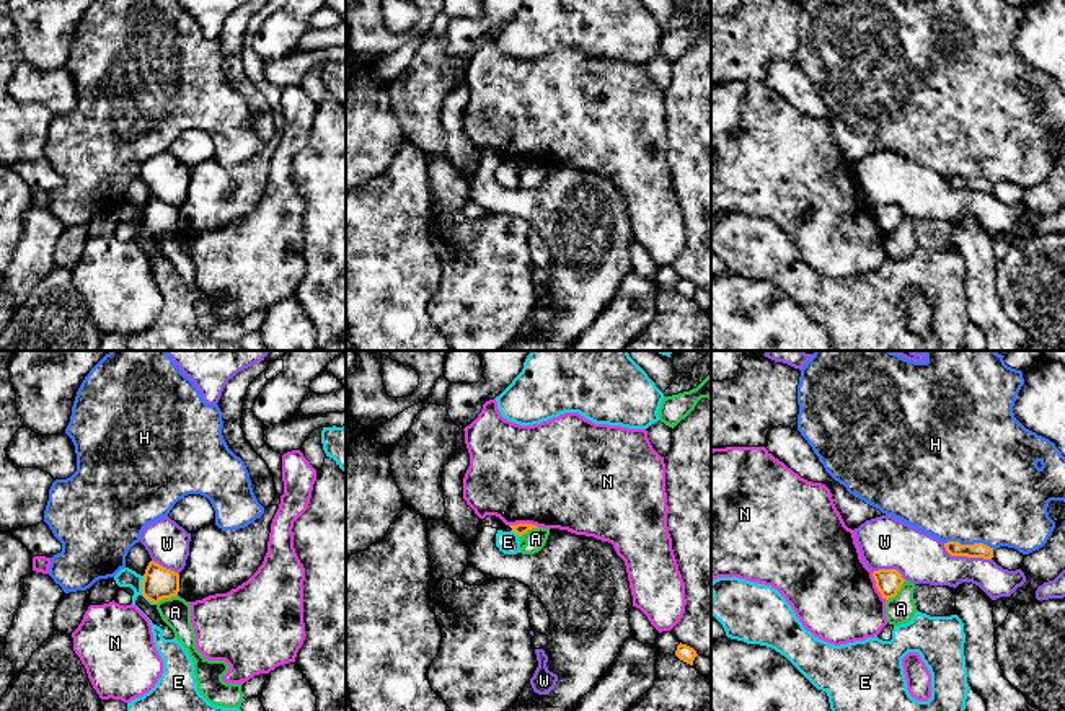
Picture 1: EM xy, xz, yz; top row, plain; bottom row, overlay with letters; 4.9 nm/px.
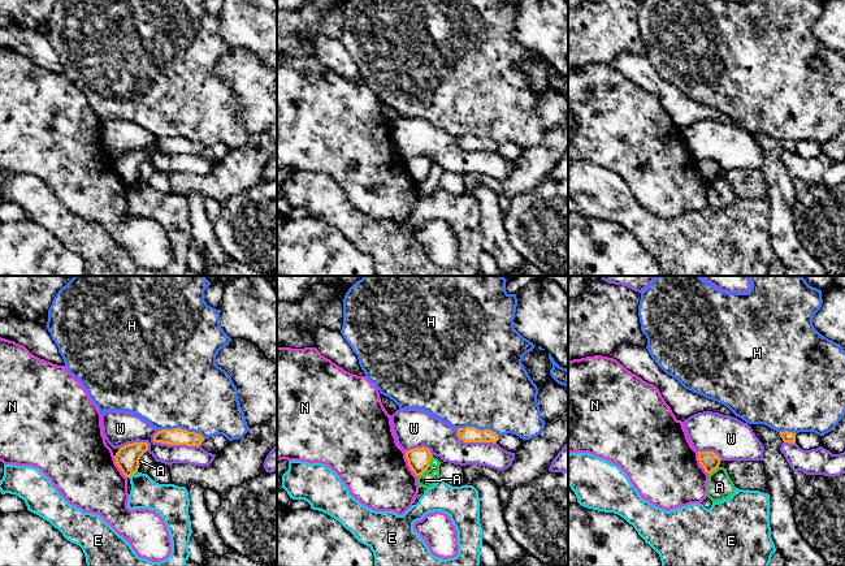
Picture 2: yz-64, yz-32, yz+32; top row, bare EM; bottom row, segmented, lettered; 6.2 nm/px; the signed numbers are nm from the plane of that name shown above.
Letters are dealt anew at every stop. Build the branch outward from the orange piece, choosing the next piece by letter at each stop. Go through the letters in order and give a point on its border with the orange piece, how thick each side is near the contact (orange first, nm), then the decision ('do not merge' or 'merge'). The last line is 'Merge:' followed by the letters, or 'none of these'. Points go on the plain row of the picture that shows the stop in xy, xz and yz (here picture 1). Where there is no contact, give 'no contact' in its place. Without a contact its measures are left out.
A: yz (899, 224) | 130/140 nm | do not merge
E: xy (142, 225) | 160/100 nm | do not merge
H: yz (969, 180) | 80/480 nm | do not merge
N: yz (876, 220) | 130/420 nm | do not merge
W: yz (966, 189) | 80/240 nm | do not merge
Merge: none of these

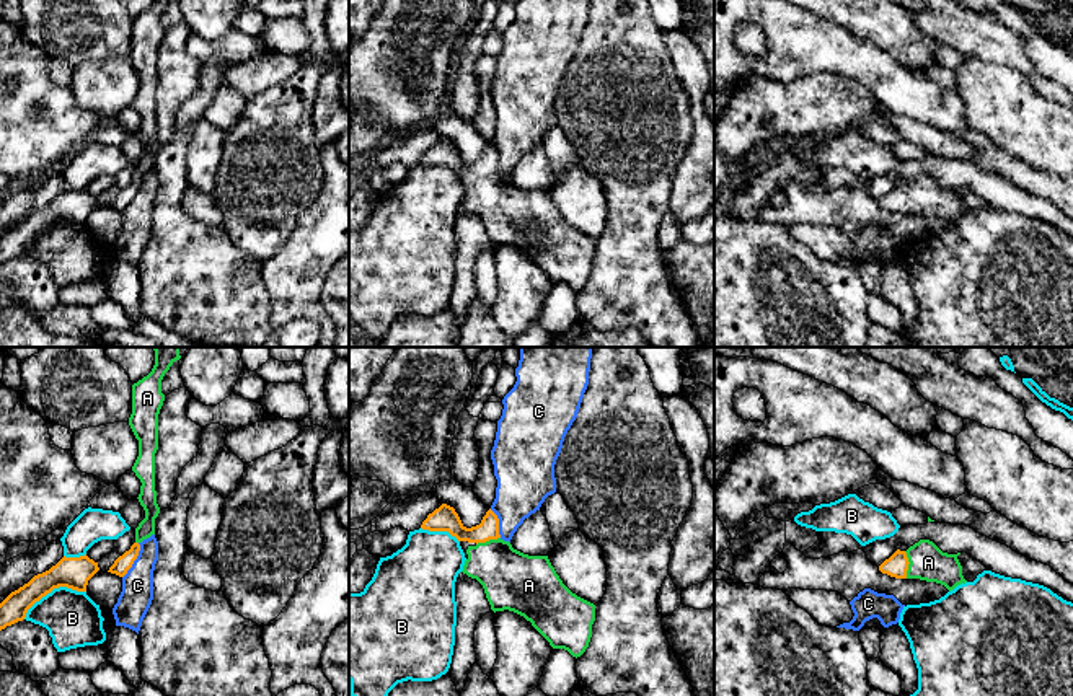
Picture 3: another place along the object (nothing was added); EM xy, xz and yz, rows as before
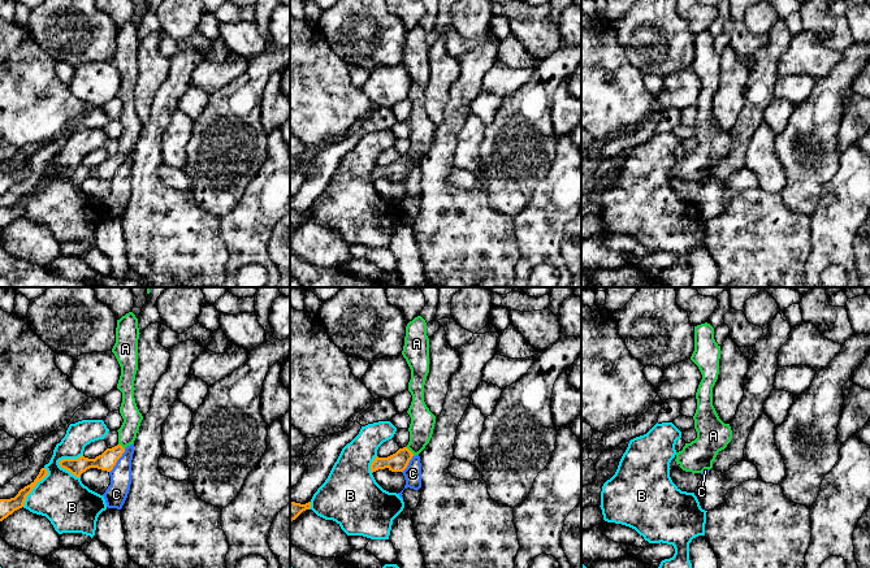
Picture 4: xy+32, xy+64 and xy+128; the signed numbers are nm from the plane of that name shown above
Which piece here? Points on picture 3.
A: yz (909, 198) | 110/180 nm | merge
B: xy (52, 224) | 160/280 nm | do not merge
C: xy (134, 194) | 80/160 nm | do not merge
Merge: A

